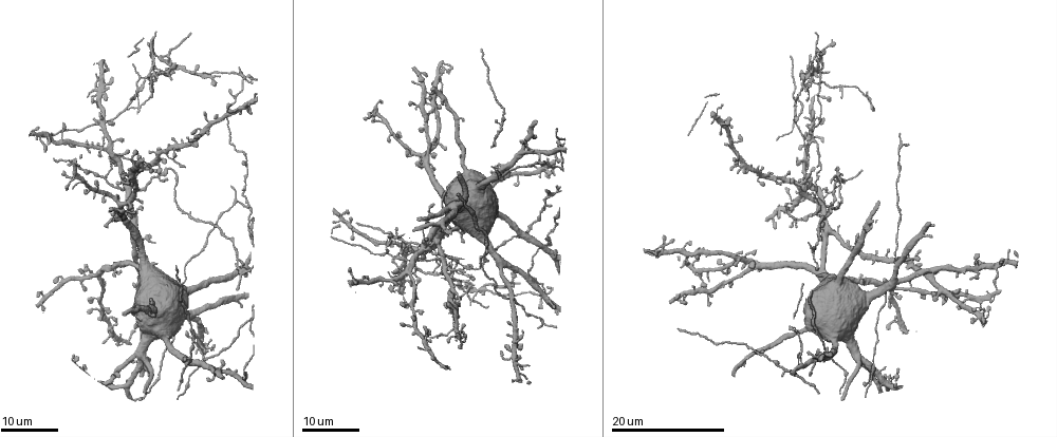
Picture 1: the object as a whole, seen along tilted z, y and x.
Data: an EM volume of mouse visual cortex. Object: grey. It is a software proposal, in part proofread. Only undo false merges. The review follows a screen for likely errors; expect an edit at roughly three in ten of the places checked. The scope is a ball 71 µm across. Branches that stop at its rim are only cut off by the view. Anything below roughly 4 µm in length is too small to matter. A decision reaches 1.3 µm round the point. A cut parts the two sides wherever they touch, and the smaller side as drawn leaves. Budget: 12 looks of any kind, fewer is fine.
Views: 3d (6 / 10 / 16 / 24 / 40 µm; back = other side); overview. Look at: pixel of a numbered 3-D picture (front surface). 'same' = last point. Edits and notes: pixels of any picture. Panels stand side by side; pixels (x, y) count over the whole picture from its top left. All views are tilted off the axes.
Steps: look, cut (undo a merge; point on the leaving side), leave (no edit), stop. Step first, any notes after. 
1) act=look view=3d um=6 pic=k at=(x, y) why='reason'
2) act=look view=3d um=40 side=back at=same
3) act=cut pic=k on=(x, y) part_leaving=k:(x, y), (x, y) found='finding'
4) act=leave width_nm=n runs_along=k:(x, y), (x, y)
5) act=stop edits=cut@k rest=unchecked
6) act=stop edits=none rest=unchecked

act=look view=3d um=24 pic=1 at=(137, 91)

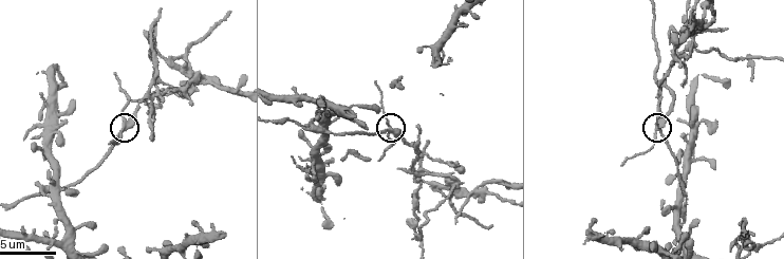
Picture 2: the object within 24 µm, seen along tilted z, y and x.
act=look view=3d um=10 pic=2 at=(390, 129)

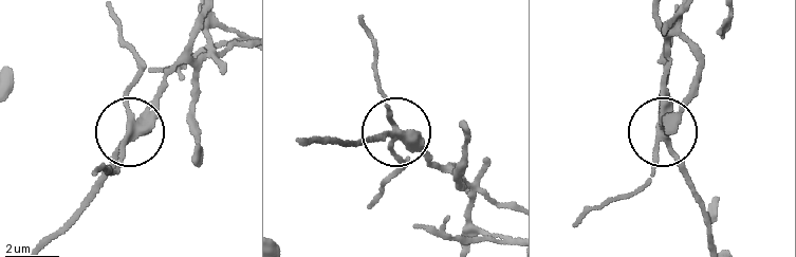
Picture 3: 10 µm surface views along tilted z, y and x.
act=cut pic=3 on=(127, 93) width_nm=290 part_leaving=3:(132, 122), (126, 92), (139, 58), (115, 18) found='two neurons meet here'

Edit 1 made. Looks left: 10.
act=look view=overview

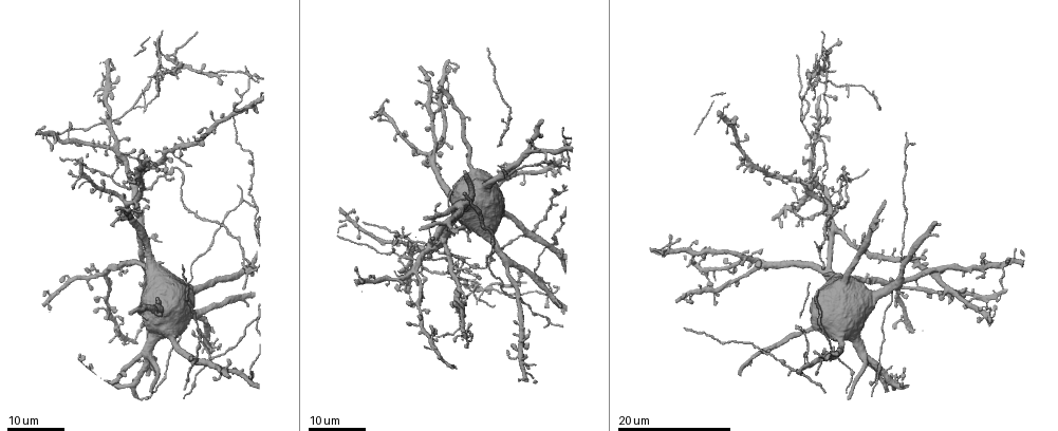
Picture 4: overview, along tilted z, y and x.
act=look view=3d um=16 pic=4 at=(163, 71) why='four-way junction'

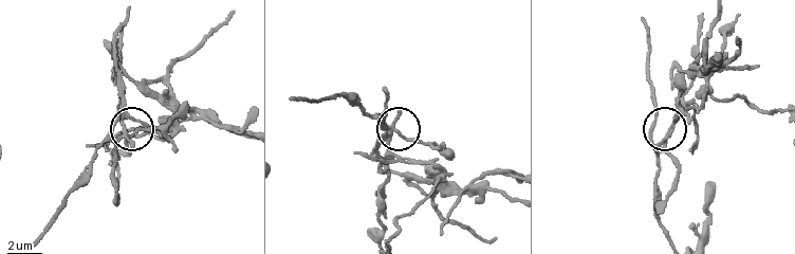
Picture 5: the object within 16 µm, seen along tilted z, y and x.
act=look view=3d um=6 pic=5 at=(397, 133)

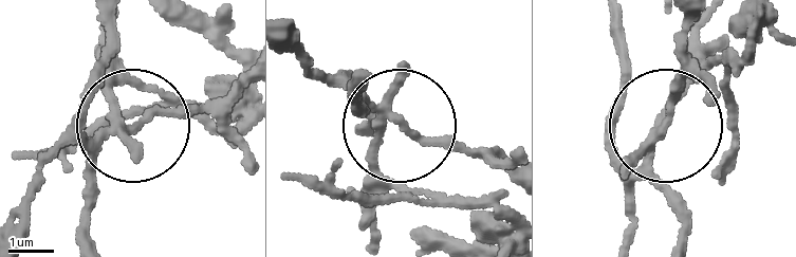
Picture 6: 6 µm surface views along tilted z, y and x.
act=cut pic=6 on=(370, 164) arms=4 found='two neurons meet here'

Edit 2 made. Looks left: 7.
act=look view=3d um=24 pic=4 at=(258, 314) why='two arms in line, one across'

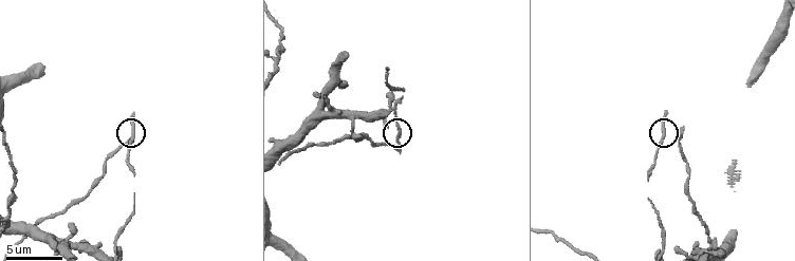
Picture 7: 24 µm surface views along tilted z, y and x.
act=look view=3d um=6 pic=7 at=(398, 133) why='zoom in'

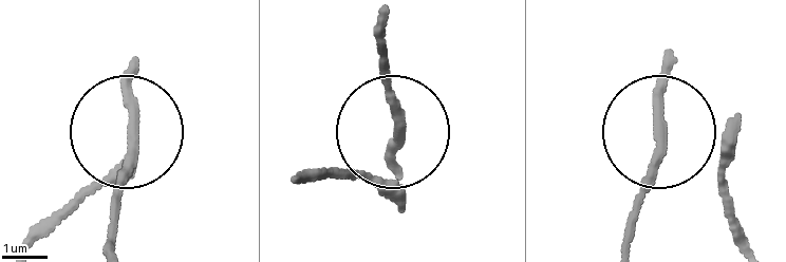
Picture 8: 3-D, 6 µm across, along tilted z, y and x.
act=leave runs_along=8:(38, 242), (132, 134), (111, 223) found='continuous, no second neuron'

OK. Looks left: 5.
act=look view=3d um=16 pic=4 at=(195, 257) why='calibre changes'

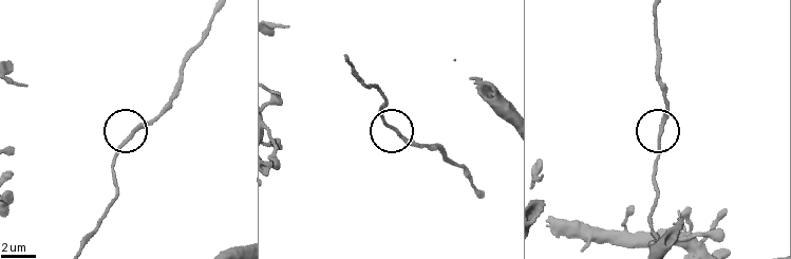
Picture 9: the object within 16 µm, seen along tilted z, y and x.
act=look view=3d um=6 pic=9 at=(130, 137) why='zoom in'

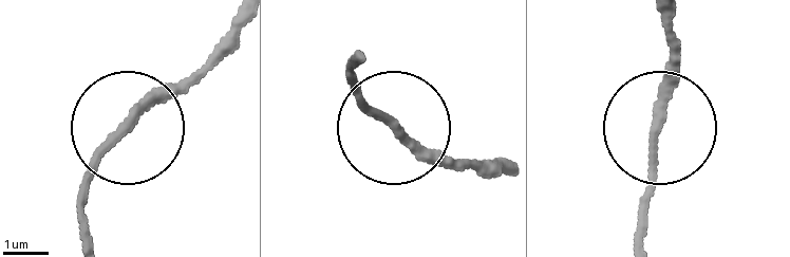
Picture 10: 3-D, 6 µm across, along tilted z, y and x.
act=leave width_nm=190 runs_along=10:(643, 238), (671, 21) found='continuous, no second neuron'

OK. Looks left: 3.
act=look view=3d um=10 pic=7 at=(292, 145) why='four-way junction'

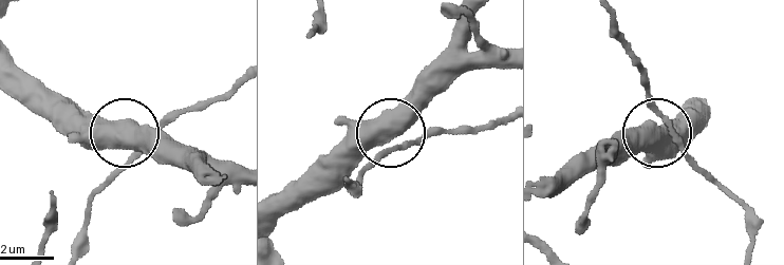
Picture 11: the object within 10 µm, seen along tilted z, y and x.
act=look view=3d um=10 side=back pic=11 at=(658, 134)

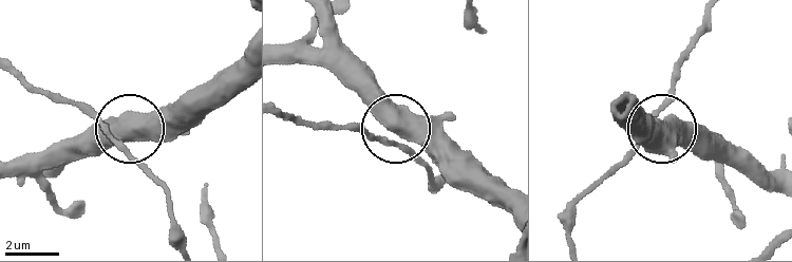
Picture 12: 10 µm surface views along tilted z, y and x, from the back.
act=leave side_arm_um=19 arms=4 found='one neuron here'

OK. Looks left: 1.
act=look view=3d um=6 pic=2 at=(328, 130) why='a fork'

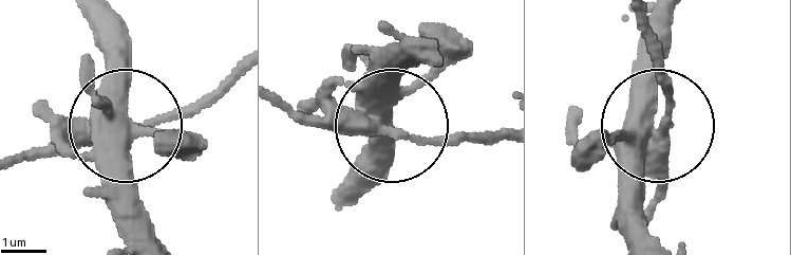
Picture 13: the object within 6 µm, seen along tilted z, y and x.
act=leave runs_along=13:(432, 61), (396, 82), (381, 130), (281, 109) found='continuous, no second neuron'

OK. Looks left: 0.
act=stop edits=cut@3,cut@6 rest=unchecked

